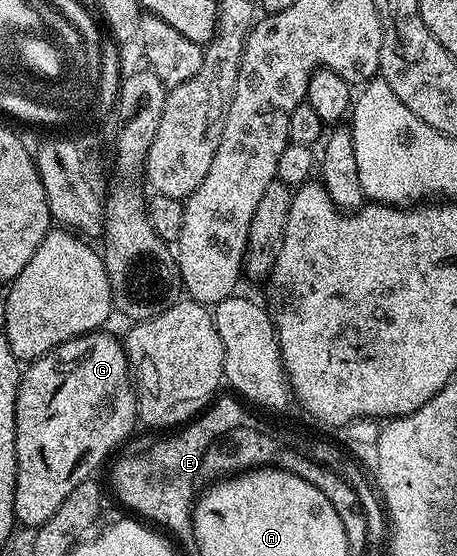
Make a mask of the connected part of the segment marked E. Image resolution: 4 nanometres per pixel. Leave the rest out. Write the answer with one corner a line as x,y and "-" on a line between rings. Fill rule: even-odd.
217,398
199,418
176,433
176,443
160,447
152,459
130,457
119,460
118,477
126,481
126,503
130,510
137,511
132,513
165,532
173,531
176,535
183,531
191,532
198,493
225,477
237,474
232,461
227,459
233,455
232,451
240,451
236,431
240,431
240,427
252,427
256,420
239,398
231,398
-
232,439
236,439
236,443
232,443

